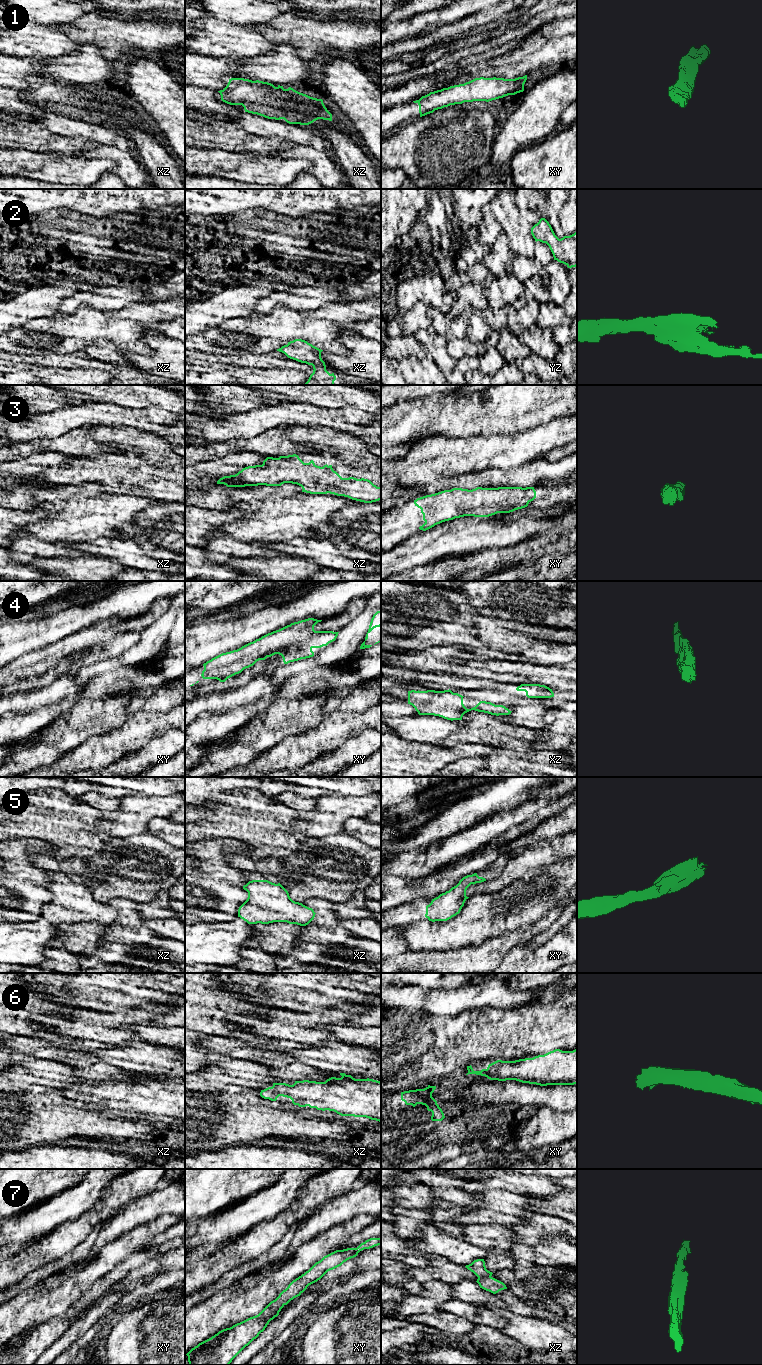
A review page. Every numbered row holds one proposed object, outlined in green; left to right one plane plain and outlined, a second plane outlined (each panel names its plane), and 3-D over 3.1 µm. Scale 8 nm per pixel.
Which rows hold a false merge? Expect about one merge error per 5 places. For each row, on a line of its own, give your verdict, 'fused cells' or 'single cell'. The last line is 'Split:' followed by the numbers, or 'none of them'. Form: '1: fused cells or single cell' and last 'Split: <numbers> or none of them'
1: single cell
2: single cell
3: single cell
4: single cell
5: single cell
6: single cell
7: single cell
Split: none of them

